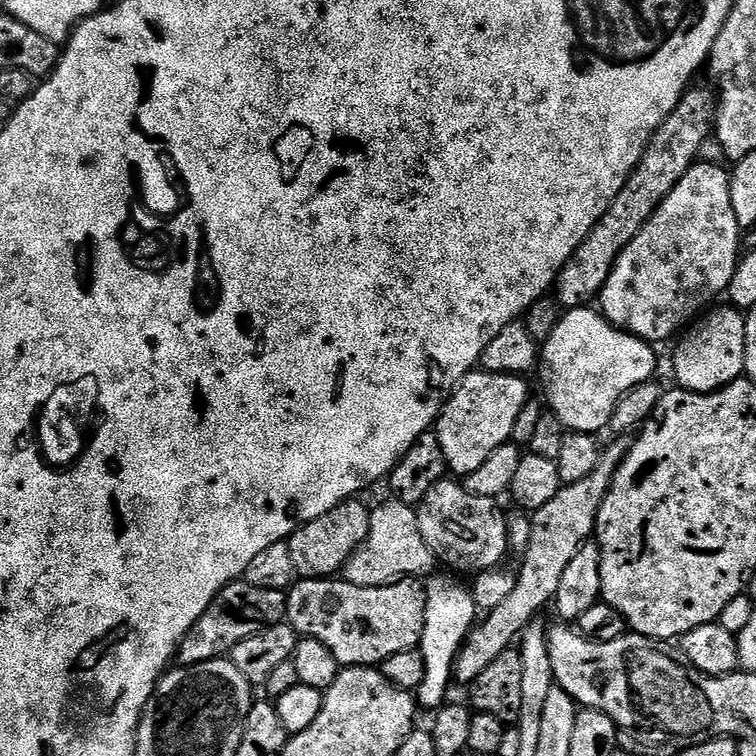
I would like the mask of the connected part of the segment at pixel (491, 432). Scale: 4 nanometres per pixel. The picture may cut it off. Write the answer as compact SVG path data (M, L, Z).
M473 370L462 377L455 392L444 401L444 409L434 425L449 473L460 478L474 474L498 446L511 441L514 422L518 422L518 414L522 414L522 406L530 398L526 381L524 376L483 370Z

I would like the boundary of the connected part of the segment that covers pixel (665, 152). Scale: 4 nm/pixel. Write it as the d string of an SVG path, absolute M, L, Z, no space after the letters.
M689 87L675 110L665 118L662 126L658 126L638 166L630 174L626 186L622 186L618 198L614 198L604 217L596 223L596 229L584 239L582 246L578 246L578 250L560 272L554 285L554 296L561 309L586 308L599 297L622 250L626 250L626 246L634 242L642 226L650 222L670 190L674 190L674 186L682 182L689 168L697 163L702 142L709 140L714 132L718 96L711 87L696 87Z

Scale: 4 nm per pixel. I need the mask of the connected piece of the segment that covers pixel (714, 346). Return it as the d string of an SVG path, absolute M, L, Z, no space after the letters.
M722 305L707 311L694 328L689 327L674 352L675 383L688 392L716 392L745 373L745 315L734 306Z

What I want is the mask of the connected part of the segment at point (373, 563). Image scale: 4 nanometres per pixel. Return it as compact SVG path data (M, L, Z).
M391 498L371 509L370 530L364 545L356 551L342 569L343 579L358 586L381 588L405 578L427 578L438 568L436 555L426 546L420 527L416 524L417 509Z

